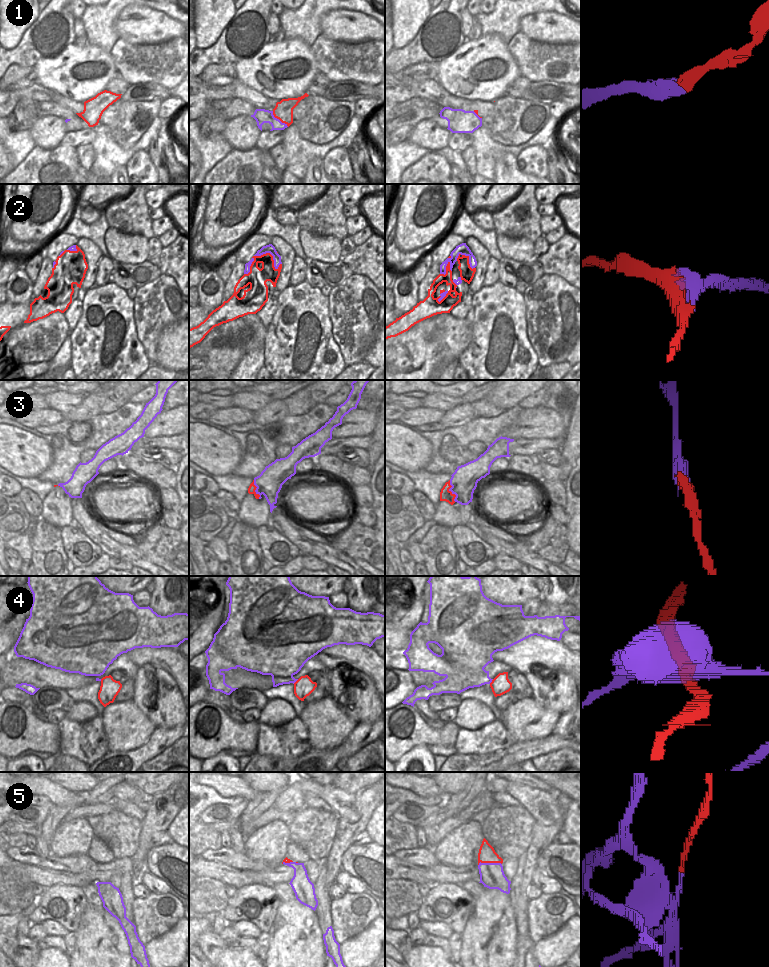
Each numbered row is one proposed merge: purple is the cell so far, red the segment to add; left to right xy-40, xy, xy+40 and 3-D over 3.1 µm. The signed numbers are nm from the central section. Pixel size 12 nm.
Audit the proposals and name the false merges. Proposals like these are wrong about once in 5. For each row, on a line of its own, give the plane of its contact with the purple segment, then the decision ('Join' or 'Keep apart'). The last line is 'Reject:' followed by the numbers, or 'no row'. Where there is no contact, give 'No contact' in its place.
1: Touches purple in xy. Join
2: Touches purple in xy. Join
3: Touches purple in xy+40. Join
4: Touches purple in xy. Keep apart
5: Touches purple in xy+40. Keep apart
Reject: 4, 5.

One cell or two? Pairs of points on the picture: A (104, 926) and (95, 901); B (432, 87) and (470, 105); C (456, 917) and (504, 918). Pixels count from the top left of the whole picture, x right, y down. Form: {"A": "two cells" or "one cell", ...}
{"A": "two cells", "B": "one cell", "C": "two cells"}

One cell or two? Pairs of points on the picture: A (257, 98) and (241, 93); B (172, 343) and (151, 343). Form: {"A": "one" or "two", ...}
{"A": "one", "B": "two"}

